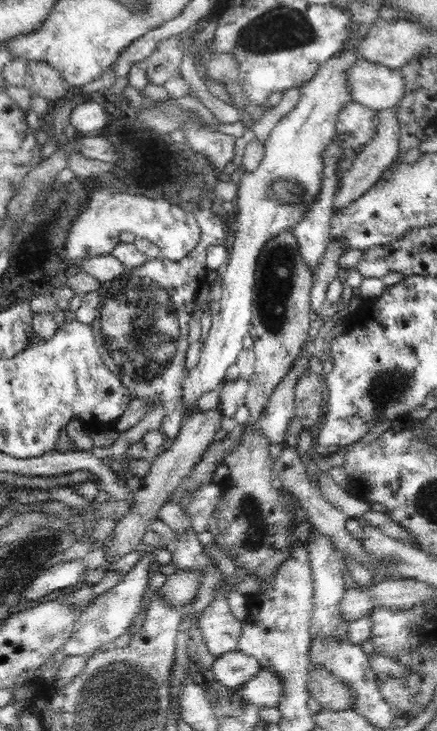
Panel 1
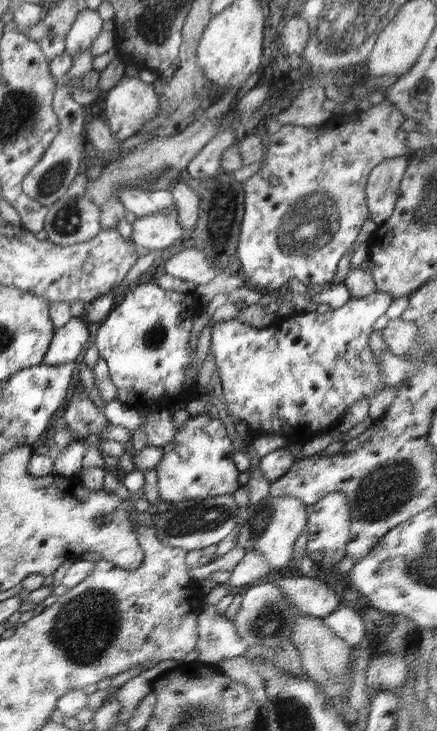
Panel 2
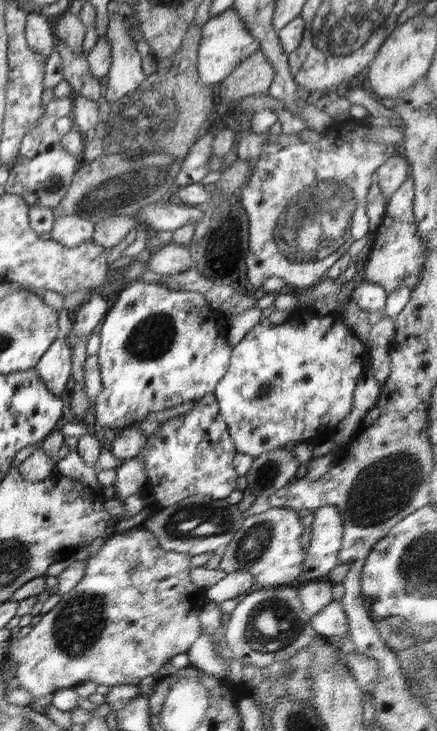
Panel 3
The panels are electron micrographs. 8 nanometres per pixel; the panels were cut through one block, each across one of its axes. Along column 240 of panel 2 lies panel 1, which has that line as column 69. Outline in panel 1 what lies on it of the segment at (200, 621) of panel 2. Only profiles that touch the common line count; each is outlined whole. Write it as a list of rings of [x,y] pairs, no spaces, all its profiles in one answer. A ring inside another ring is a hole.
[[[146,552],[145,556],[124,576],[122,581],[101,594],[84,610],[82,616],[74,624],[74,632],[68,636],[68,640],[62,644],[62,648],[56,651],[66,656],[86,656],[90,658],[98,650],[110,649],[114,640],[122,634],[129,632],[132,620],[142,611],[142,599],[146,592],[148,578],[157,564],[157,557]]]

